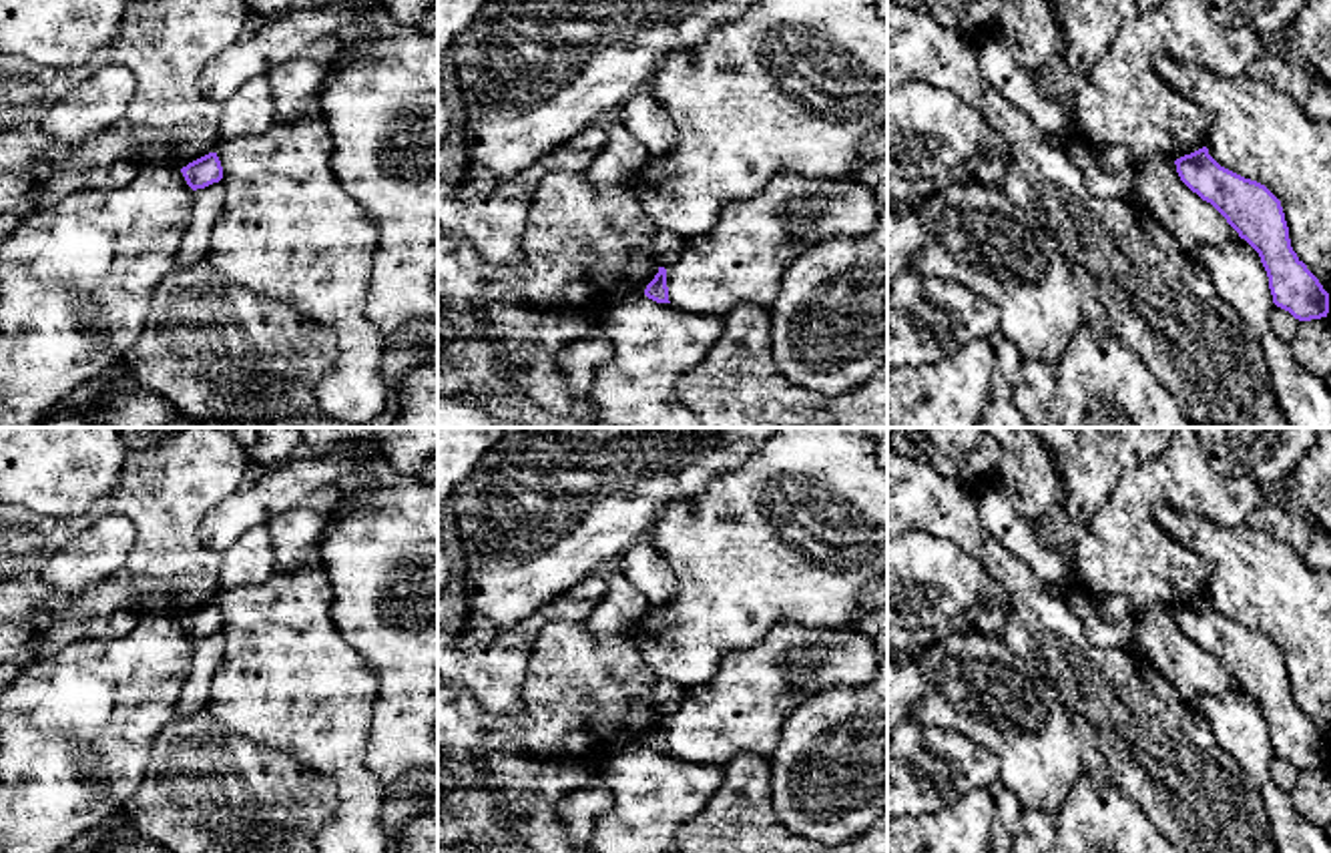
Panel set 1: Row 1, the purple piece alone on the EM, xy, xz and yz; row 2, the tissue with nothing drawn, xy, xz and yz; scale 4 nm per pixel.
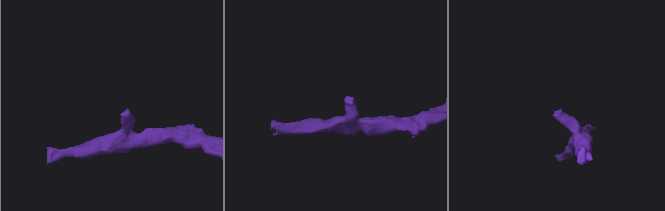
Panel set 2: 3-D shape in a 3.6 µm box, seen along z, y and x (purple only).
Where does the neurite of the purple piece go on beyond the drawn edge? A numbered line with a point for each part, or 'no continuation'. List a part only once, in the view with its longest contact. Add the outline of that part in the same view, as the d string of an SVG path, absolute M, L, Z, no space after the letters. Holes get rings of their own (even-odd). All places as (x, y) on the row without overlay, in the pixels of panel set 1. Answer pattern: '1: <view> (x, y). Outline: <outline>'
no continuation

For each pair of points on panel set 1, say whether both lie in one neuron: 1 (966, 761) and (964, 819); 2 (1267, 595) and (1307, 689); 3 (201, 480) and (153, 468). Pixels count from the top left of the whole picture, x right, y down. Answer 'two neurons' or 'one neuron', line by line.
1: two neurons
2: one neuron
3: one neuron

